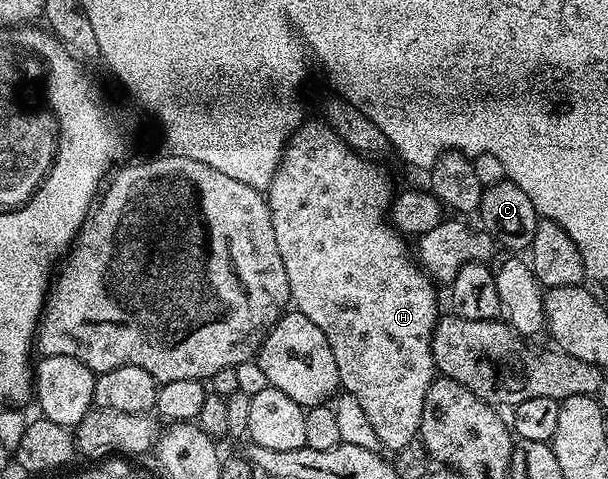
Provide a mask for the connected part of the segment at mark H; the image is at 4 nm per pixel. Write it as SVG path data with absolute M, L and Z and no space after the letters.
M321 120L308 122L306 121L293 131L293 137L285 146L281 162L277 165L271 184L267 187L269 211L275 228L275 244L279 244L279 256L283 256L283 268L287 268L289 297L296 313L307 316L307 320L311 320L311 324L318 326L323 332L323 336L327 336L327 344L331 344L331 352L335 356L335 368L340 389L346 394L355 396L355 400L359 400L359 408L363 408L363 416L372 437L374 434L390 452L396 452L418 437L423 416L423 404L427 400L427 392L435 377L433 349L429 345L433 339L433 330L439 321L439 313L437 314L438 287L419 265L410 243L409 246L405 243L406 235L389 219L395 190L393 192L393 186L389 183L388 176L375 163L364 162L361 159L364 157L348 146L333 131L332 126Z

